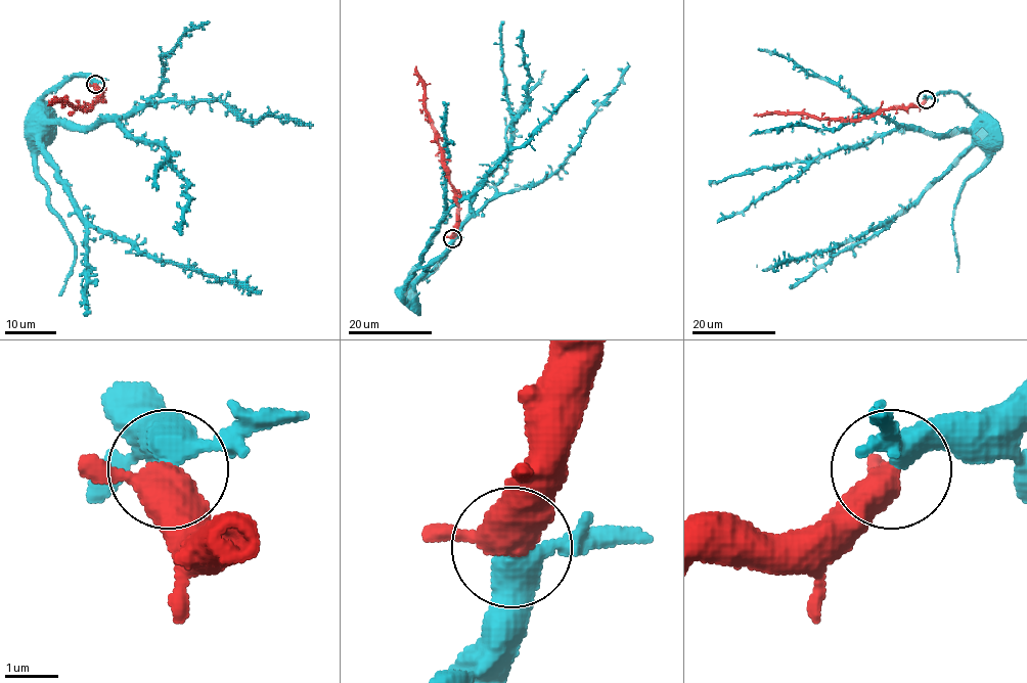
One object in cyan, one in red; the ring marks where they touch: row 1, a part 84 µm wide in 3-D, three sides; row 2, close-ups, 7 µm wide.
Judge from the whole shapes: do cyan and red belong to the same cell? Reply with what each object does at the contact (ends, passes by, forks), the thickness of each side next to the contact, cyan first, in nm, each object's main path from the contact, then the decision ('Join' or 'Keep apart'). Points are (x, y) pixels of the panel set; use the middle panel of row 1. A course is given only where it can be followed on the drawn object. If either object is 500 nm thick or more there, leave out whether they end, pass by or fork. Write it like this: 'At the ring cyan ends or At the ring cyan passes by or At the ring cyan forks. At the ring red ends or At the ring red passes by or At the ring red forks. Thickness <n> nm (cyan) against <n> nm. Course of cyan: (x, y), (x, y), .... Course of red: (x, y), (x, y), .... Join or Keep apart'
At the ring cyan passes by. At the ring red passes by. Thickness 400 nm (cyan) against 460 nm. Course of cyan: (453, 238), (447, 256), (409, 291), (408, 272), (420, 260), (431, 234), (541, 125), (586, 75), (582, 70). Course of red: (453, 238), (457, 226), (456, 192), (448, 179), (437, 131), (426, 107), (423, 80), (415, 66). Join

